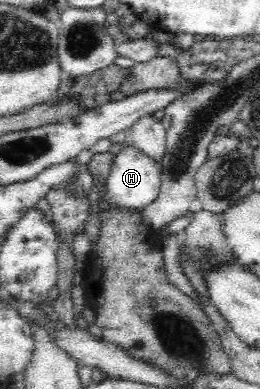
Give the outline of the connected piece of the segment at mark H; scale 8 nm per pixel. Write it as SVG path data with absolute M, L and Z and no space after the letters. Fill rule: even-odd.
M130 141L128 147L114 156L115 160L112 162L109 176L104 182L107 202L113 208L133 208L141 212L159 196L161 188L159 165L154 159L134 147Z

